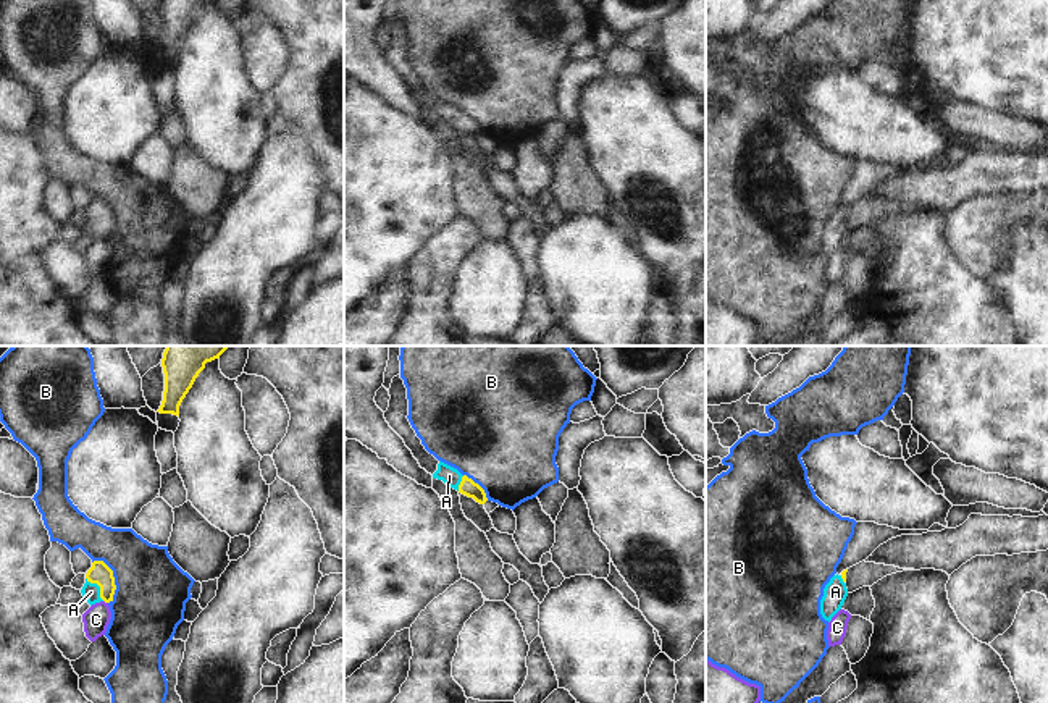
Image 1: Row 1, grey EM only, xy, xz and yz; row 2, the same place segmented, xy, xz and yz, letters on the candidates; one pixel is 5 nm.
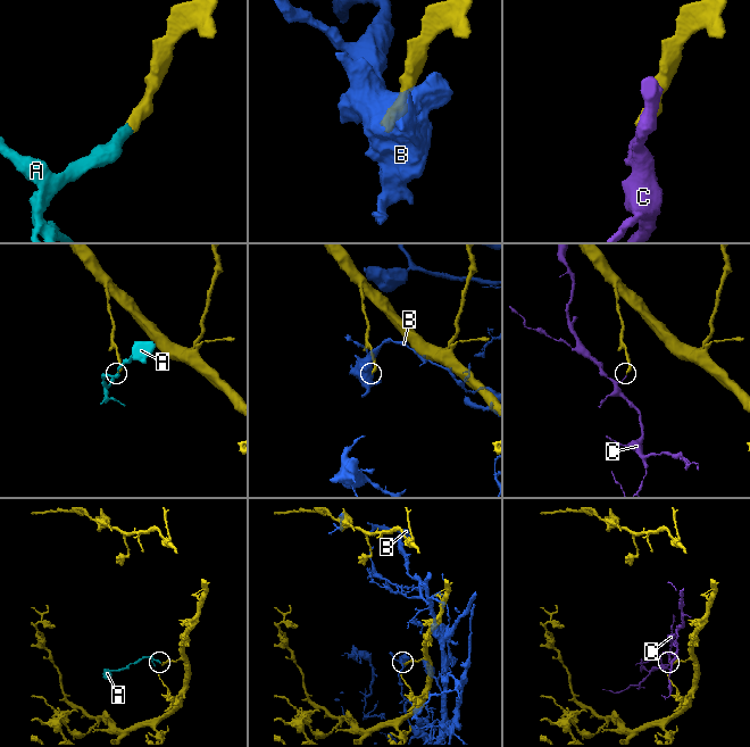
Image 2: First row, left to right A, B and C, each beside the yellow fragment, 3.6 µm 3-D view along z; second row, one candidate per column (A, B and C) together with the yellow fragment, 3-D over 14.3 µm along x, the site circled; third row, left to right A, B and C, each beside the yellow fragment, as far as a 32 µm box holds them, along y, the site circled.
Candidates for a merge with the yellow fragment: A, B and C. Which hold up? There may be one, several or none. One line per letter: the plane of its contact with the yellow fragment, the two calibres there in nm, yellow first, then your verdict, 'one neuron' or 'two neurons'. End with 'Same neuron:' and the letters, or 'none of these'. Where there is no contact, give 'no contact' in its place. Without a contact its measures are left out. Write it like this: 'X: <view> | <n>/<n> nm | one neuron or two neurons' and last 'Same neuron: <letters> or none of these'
A: xy | 110/90 nm | one neuron
B: xy | 110/360 nm | two neurons
C: xy | 110/130 nm | two neurons
Same neuron: A

